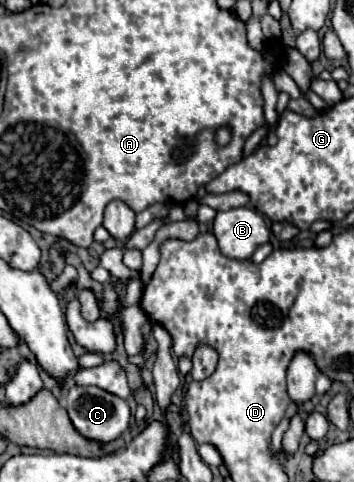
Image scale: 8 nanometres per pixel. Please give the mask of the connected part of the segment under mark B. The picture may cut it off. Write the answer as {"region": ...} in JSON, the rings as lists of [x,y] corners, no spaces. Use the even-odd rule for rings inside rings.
{"region":[[[250,207],[220,211],[214,219],[212,233],[220,253],[232,259],[250,259],[252,253],[270,241],[270,229],[260,213]]]}

